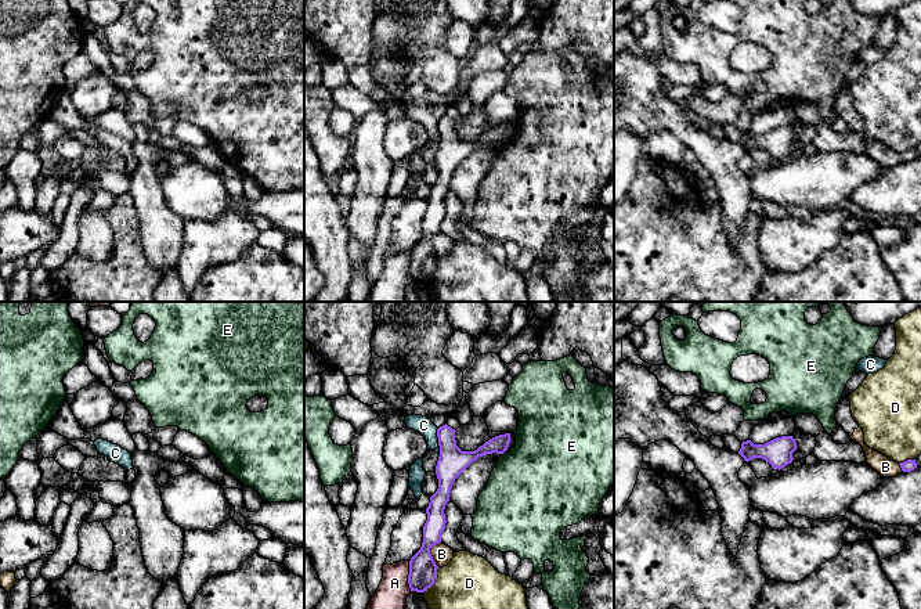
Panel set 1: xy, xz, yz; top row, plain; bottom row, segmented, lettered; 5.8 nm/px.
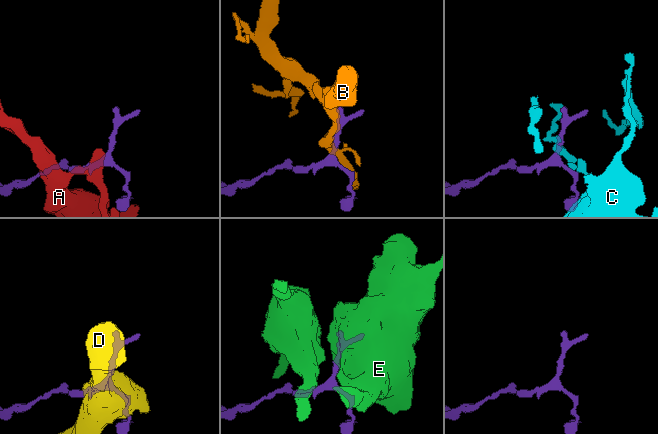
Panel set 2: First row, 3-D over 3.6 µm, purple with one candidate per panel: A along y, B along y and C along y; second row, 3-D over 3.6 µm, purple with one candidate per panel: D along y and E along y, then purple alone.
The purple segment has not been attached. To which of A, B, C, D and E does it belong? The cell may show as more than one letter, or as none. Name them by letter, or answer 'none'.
none

